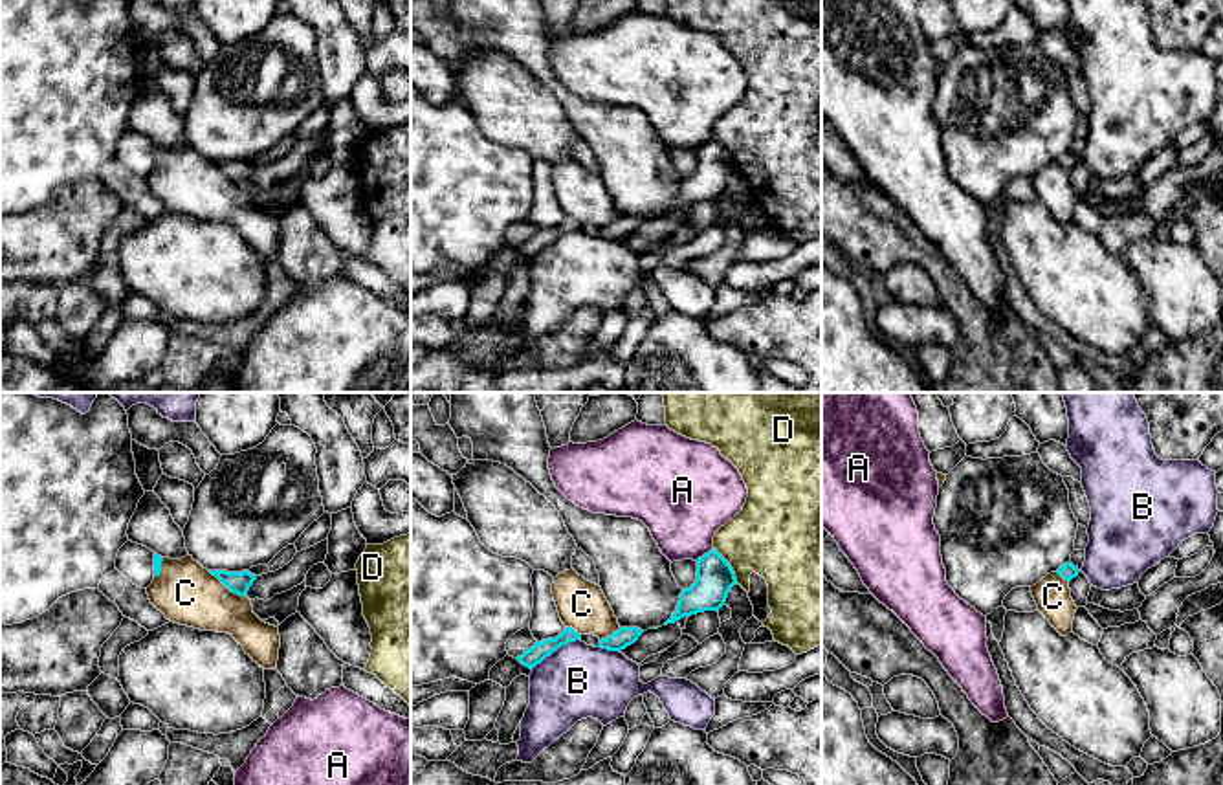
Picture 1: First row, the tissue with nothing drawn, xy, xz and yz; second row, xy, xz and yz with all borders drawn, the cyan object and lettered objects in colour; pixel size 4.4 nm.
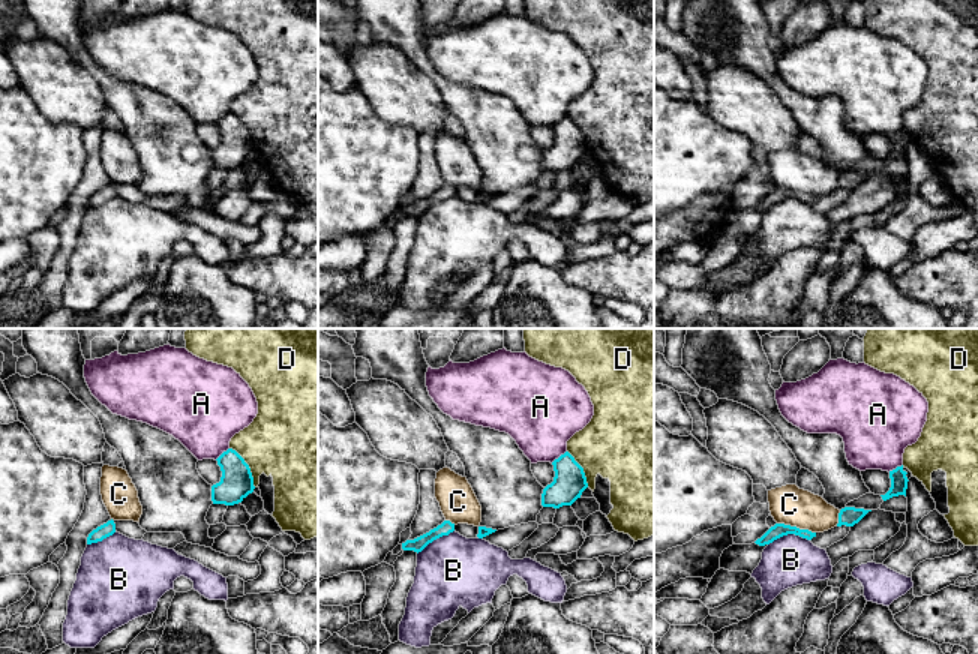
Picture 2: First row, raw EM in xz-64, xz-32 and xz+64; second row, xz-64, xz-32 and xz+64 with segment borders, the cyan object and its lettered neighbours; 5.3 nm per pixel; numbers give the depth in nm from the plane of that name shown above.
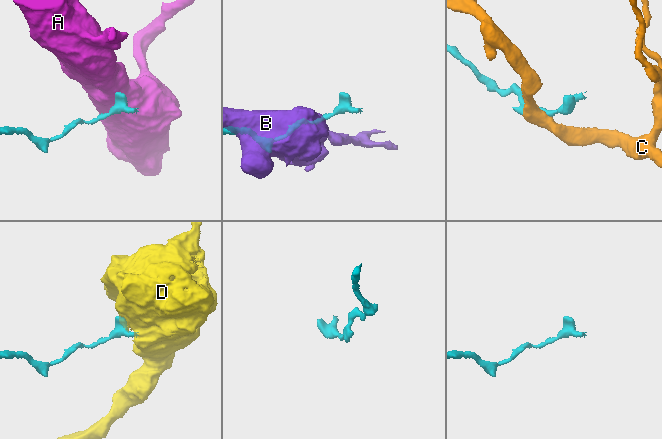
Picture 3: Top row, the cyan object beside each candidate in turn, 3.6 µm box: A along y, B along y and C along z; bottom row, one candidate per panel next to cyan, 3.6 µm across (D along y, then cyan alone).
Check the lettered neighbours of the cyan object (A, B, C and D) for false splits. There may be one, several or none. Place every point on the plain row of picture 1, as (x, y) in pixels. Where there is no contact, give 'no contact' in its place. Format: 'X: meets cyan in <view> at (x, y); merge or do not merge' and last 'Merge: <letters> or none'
A: meets cyan in xz at (705, 143); do not merge
B: meets cyan in xz at (556, 239); do not merge
C: meets cyan in xy at (228, 176); do not merge
D: meets cyan in xz at (730, 154); do not merge
Merge: none

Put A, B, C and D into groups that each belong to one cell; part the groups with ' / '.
A / B / C / D

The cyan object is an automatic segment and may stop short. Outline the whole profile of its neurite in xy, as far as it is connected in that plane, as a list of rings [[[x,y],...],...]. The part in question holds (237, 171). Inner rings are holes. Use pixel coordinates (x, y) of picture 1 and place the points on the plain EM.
[[[209,160],[209,161],[238,185],[248,185],[249,176],[257,169],[257,165],[248,160],[242,161]]]

